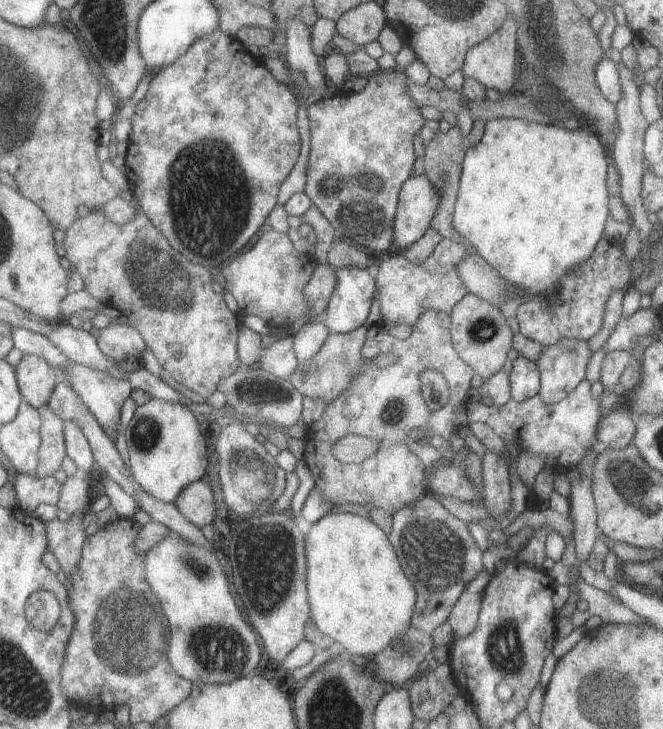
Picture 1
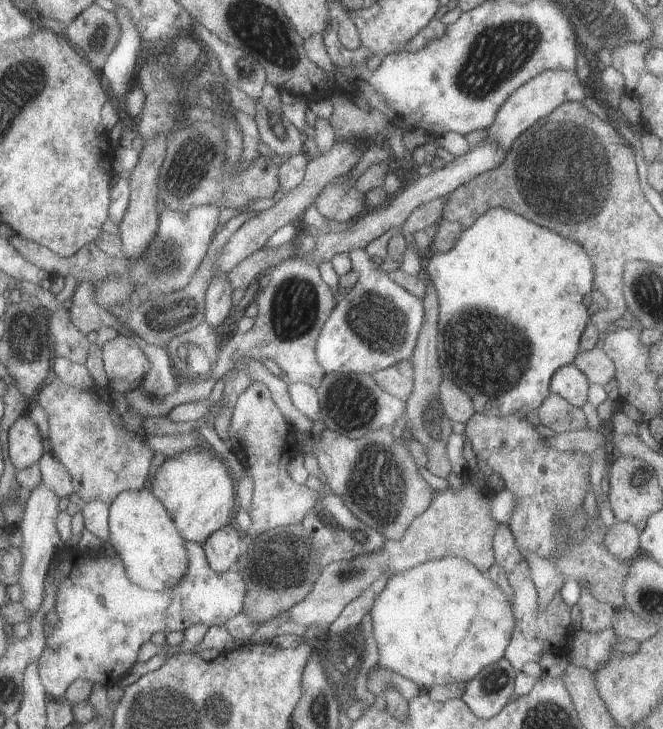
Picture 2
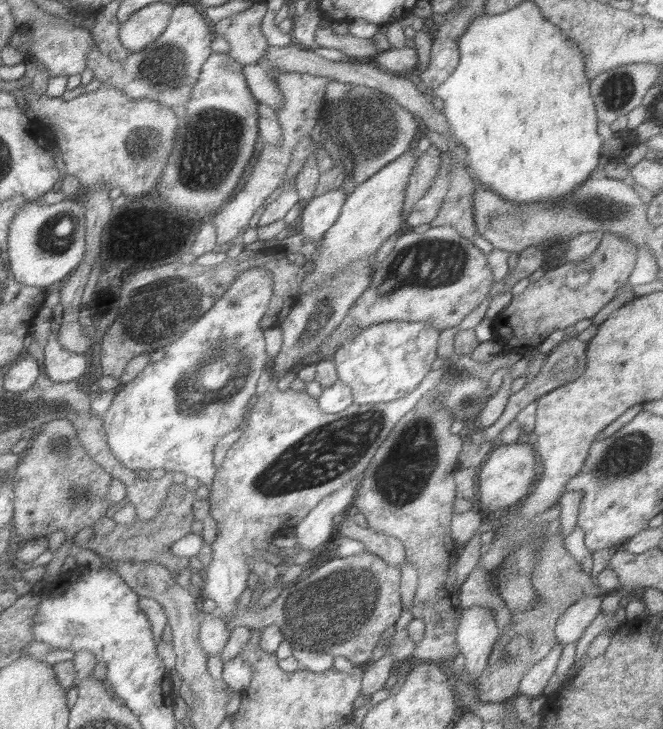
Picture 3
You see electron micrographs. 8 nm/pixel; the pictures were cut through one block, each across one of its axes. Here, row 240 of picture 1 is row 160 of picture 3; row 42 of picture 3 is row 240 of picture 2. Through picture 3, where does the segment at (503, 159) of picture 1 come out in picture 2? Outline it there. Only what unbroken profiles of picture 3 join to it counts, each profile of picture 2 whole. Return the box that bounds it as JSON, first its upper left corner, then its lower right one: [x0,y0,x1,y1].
[429,208,593,416]

